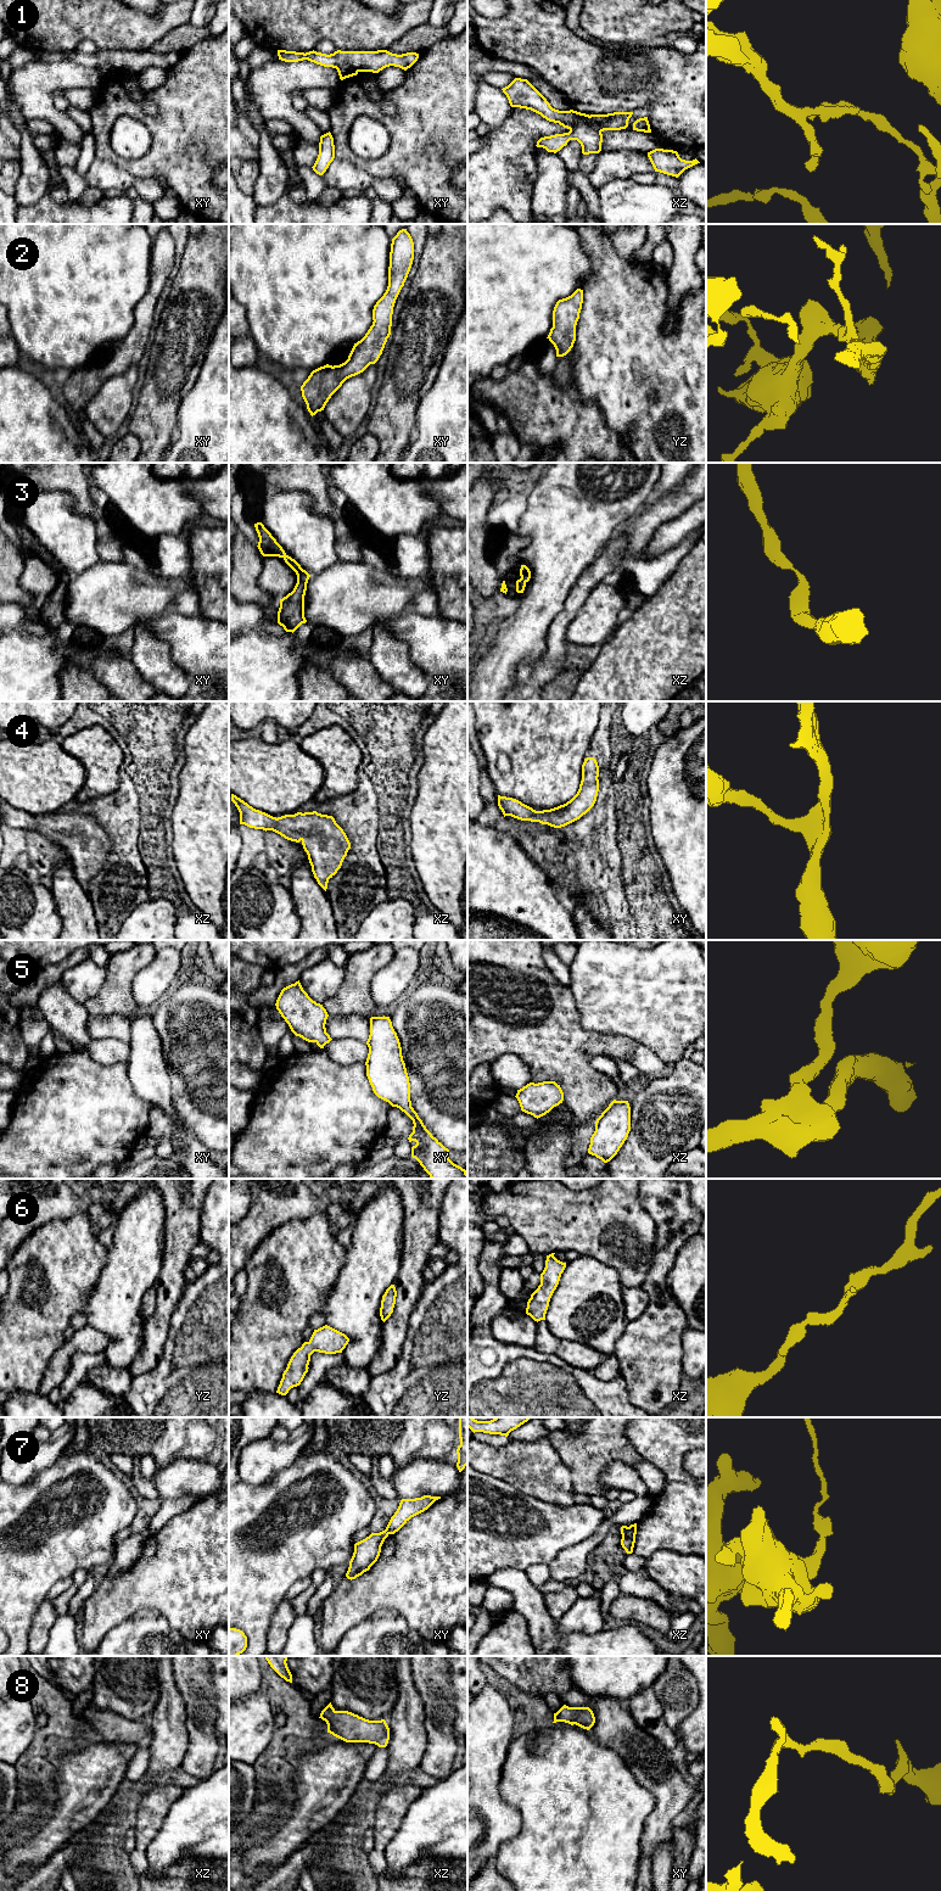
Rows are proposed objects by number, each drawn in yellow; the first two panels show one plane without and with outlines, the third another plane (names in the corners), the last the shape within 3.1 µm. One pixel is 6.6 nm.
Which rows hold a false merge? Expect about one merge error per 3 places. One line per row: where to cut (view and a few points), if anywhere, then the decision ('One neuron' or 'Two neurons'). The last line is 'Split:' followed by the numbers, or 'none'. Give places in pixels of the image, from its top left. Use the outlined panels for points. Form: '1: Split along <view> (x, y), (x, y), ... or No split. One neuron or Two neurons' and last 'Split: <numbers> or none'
1: Split along xz (600, 130), (586, 124), (577, 124), (570, 132). Two neurons
2: No split. One neuron
3: No split. One neuron
4: No split. One neuron
5: No split. One neuron
6: No split. One neuron
7: Split along xy (385, 1529), (388, 1533). Two neurons
8: No split. One neuron
Split: 1, 7

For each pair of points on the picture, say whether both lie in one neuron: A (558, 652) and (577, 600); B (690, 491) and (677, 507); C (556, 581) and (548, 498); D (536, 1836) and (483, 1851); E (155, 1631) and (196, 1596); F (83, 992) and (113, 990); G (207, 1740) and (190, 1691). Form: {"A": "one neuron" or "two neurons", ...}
{"A": "one neuron", "B": "one neuron", "C": "one neuron", "D": "two neurons", "E": "two neurons", "F": "two neurons", "G": "one neuron"}

